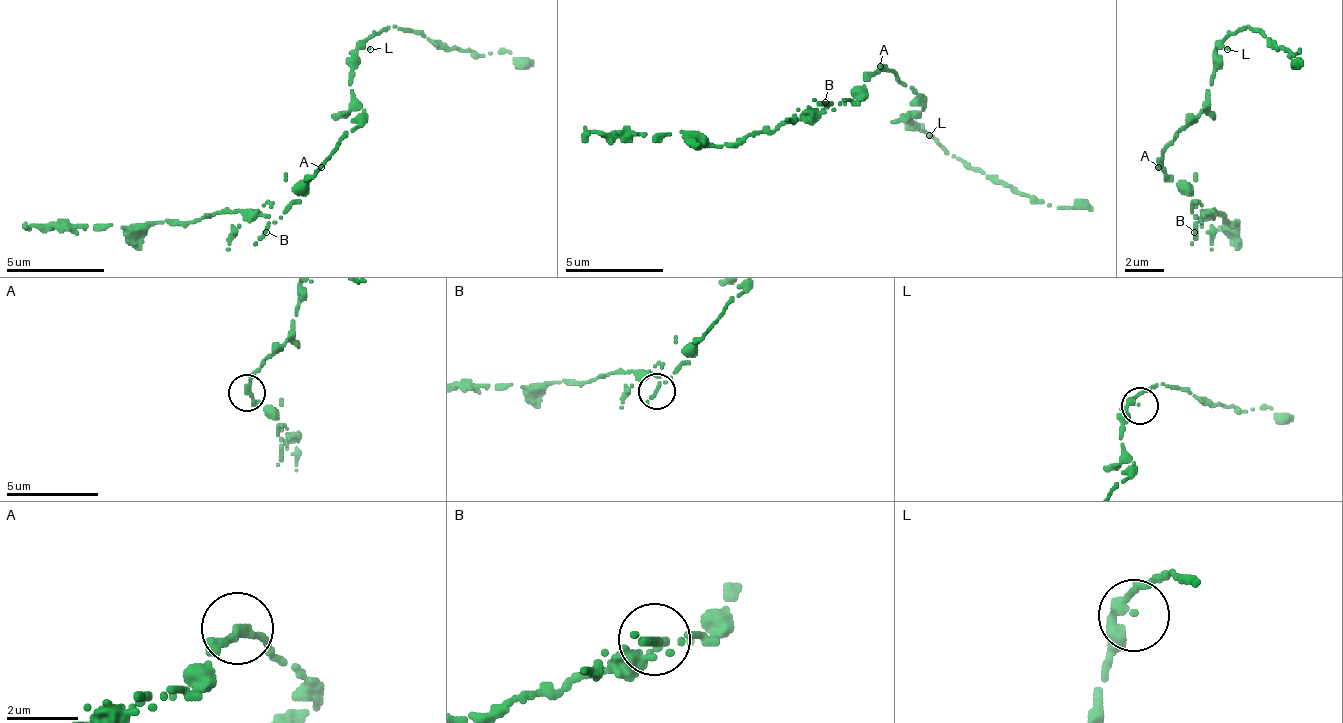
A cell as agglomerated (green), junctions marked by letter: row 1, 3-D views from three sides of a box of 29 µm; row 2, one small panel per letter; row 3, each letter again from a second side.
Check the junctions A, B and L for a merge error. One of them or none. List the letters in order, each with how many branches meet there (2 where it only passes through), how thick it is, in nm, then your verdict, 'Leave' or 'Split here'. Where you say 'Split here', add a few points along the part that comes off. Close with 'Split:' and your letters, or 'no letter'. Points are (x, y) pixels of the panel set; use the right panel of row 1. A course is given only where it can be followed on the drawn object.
A: Branches: 2. Thickness 220 nm. Leave
B: Branches: 2. Thickness 200 nm. Split here. Course of the part to remove: (1193, 231), (1203, 216), (1212, 211), (1237, 221), (1222, 226), (1232, 226)
L: Branches: 2. Thickness 200 nm. Leave
Split: B

